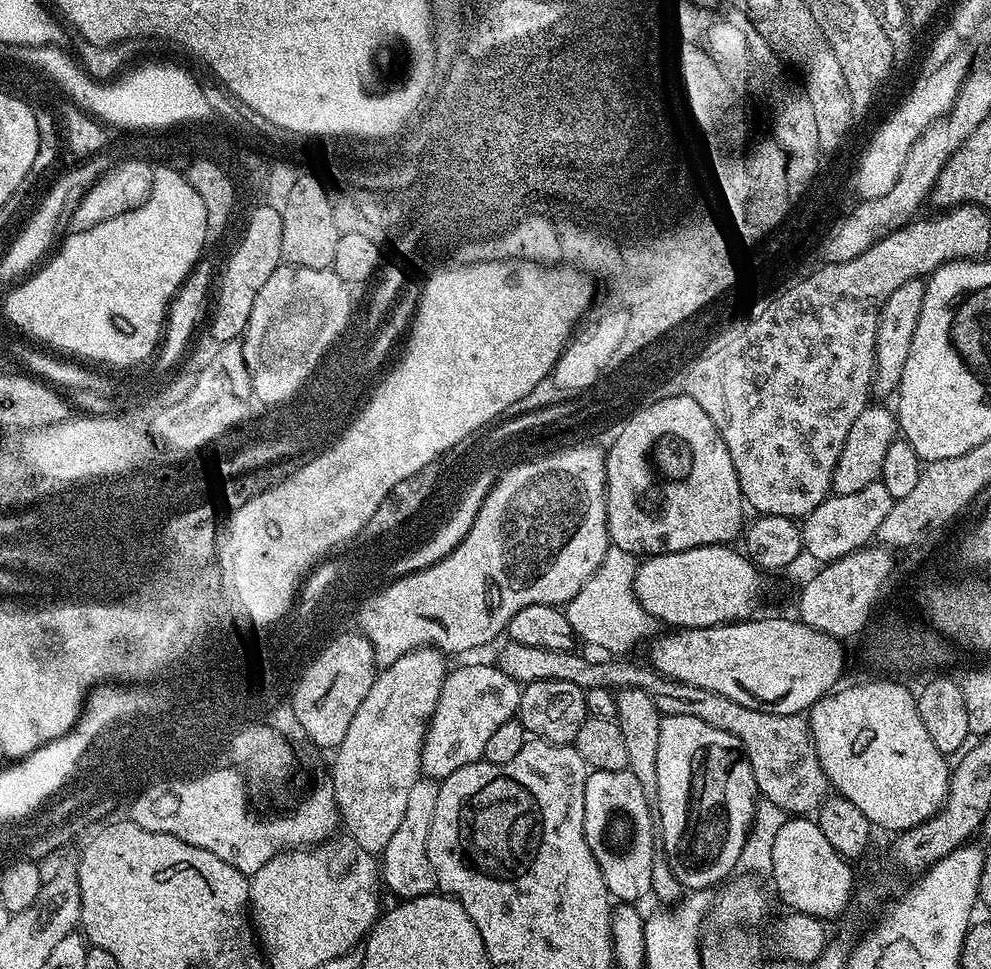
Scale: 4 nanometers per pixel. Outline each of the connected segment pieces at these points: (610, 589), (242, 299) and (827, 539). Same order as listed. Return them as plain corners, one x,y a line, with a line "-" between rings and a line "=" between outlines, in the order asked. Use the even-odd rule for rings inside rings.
609,547
606,558
594,570
594,574
574,594
574,598
568,601
566,611
568,621
577,637
596,648
601,648
604,654
628,654
635,644
640,644
655,628
657,621
652,619
644,607
638,602
634,590
634,578
638,560
633,553
621,548
=
261,208
253,217
248,239
244,241
243,247
240,248
236,256
233,256
228,274
218,282
214,296
214,309
210,314
212,336
216,342
240,340
243,337
250,318
250,310
254,310
254,298
258,298
258,290
262,290
266,278
270,278
270,274
274,274
274,270
281,267
281,264
282,232
280,231
280,220
277,220
276,212
269,211
268,208
=
879,482
865,486
863,490
858,490
855,494
841,496
829,494
811,514
803,517
804,552
820,560
821,565
849,556
851,552
865,547
875,537
878,526
882,526
886,514
890,514
892,503
893,500
886,486

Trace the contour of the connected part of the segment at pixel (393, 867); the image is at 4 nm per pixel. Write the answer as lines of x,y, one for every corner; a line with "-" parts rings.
419,778
407,796
406,810
398,830
386,843
379,857
380,878
383,887
400,900
413,900
419,896
431,896
437,891
436,875
430,866
426,854
426,838
430,838
430,821
434,819
434,810
438,807
439,783
431,778

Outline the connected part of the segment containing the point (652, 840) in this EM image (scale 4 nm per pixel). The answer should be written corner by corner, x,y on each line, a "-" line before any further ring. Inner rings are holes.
595,770
589,771
588,781
586,782
586,810
584,811
584,829
586,830
586,842
590,846
590,850
594,854
594,858
598,862
598,866
602,870
602,878
608,887
609,897
615,898
620,902
636,902
632,900
640,900
644,895
652,892
651,875
654,874
654,858
658,854
658,824
654,819
654,808
648,802
646,795
642,792
641,783
635,778
634,774
629,770
615,772
614,770

